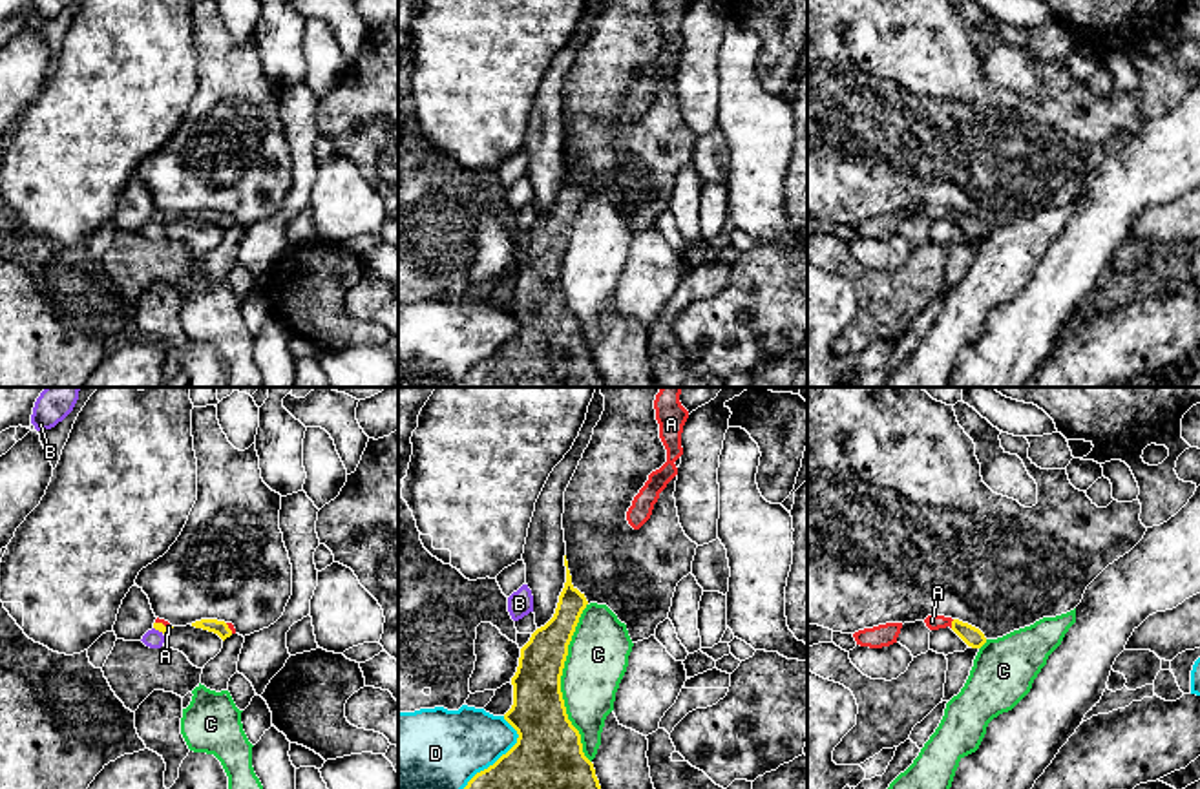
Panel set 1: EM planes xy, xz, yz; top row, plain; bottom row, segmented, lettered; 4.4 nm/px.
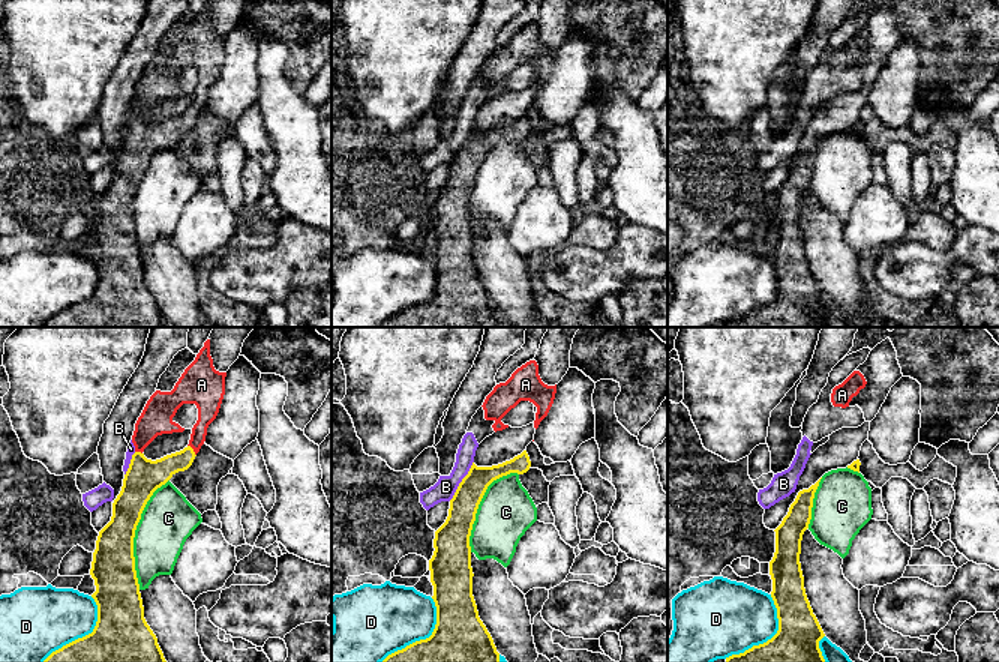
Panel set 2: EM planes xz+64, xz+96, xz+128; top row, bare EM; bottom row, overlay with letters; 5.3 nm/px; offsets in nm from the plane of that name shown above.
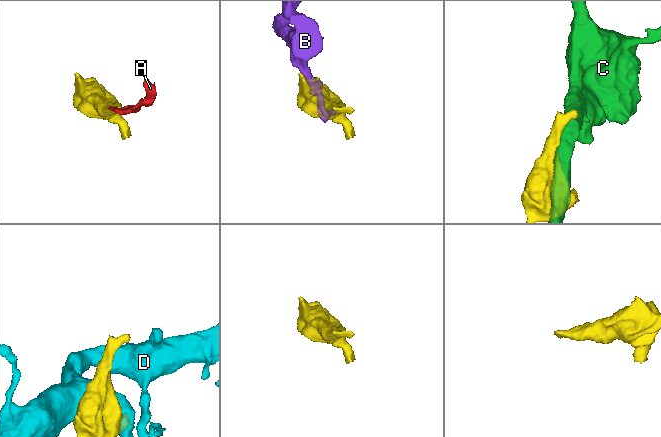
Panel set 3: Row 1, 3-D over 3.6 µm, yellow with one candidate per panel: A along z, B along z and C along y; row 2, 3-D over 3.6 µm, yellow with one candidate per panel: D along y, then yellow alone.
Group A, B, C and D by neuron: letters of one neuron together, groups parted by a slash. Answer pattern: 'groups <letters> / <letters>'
groups A / B / C / D

